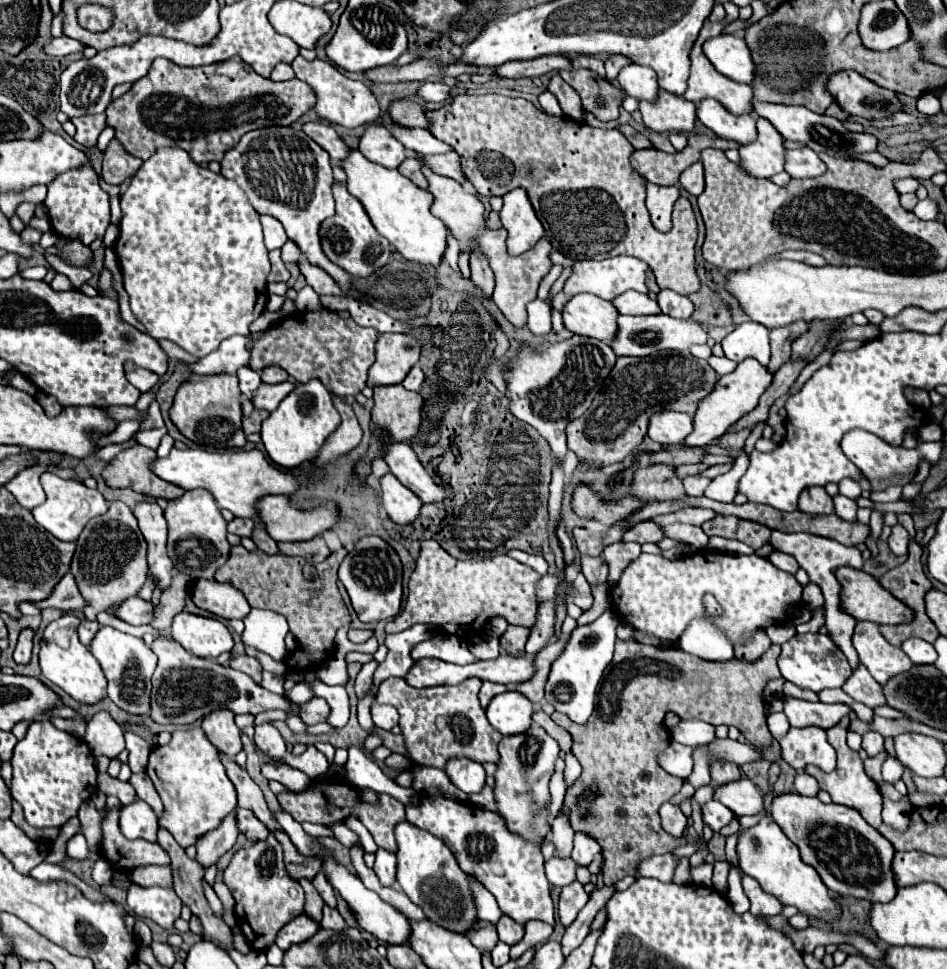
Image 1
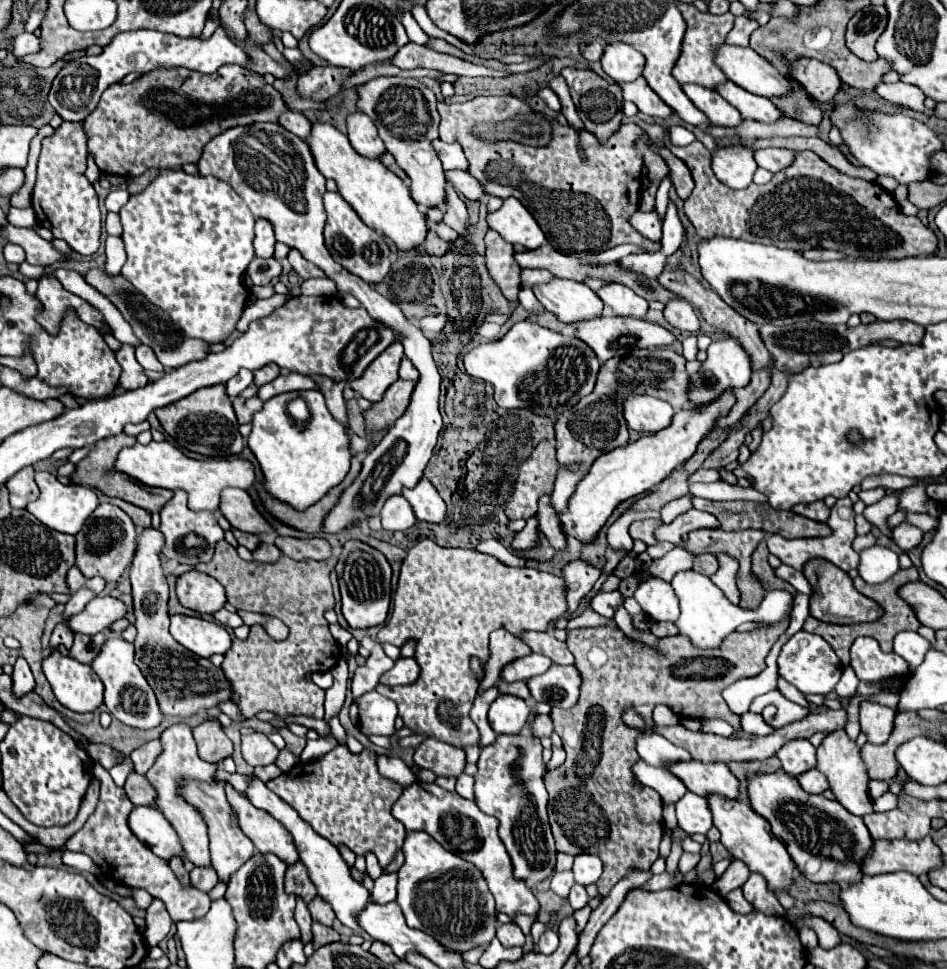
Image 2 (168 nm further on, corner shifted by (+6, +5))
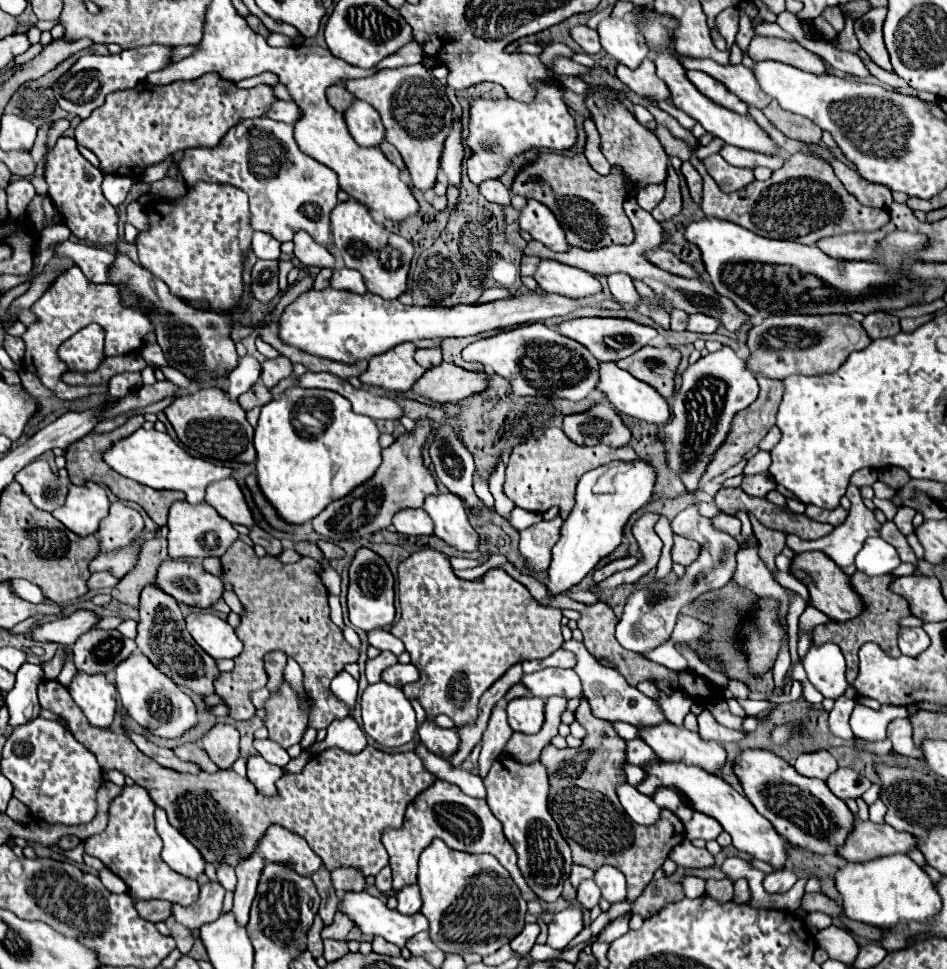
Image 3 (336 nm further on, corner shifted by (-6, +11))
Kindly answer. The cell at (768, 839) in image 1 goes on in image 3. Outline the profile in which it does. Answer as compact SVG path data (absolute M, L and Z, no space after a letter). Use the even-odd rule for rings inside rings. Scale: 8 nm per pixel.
M656 759L652 765L644 765L642 769L646 771L646 777L636 787L642 795L654 797L656 789L660 789L660 787L676 789L690 803L690 807L694 811L720 821L722 829L732 837L732 845L738 851L744 851L744 853L752 855L754 859L762 859L762 861L770 863L774 869L784 867L784 863L788 859L786 857L786 841L776 833L776 829L770 825L770 821L766 817L762 817L760 813L756 813L756 809L746 801L746 797L736 793L724 779L720 779L718 775L712 775L696 765L662 761L662 759Z

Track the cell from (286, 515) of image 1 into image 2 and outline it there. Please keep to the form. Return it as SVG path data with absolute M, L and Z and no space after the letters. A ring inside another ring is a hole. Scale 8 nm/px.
M228 489L224 491L224 499L220 503L220 513L230 521L232 527L246 533L272 533L274 527L260 515L254 501L244 489Z

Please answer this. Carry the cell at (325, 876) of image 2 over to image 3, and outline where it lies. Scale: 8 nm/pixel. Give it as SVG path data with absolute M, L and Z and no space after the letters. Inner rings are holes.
M252 755L246 759L248 765L248 779L260 789L262 793L276 793L276 781L282 777L282 769L264 761L260 755Z

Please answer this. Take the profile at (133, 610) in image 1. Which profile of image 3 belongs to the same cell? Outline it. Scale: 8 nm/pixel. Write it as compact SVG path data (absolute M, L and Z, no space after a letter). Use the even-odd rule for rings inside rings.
M76 611L68 617L32 627L30 637L38 643L58 643L58 645L74 645L76 639L92 629L92 625L100 617L92 611Z

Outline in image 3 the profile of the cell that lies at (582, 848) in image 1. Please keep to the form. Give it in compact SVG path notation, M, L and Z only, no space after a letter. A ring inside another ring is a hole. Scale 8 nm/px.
M610 865L600 867L600 869L594 873L594 881L596 881L596 885L600 887L602 897L604 897L610 905L626 901L626 879L624 879L624 875L622 875L618 869L614 869L614 867L610 867Z

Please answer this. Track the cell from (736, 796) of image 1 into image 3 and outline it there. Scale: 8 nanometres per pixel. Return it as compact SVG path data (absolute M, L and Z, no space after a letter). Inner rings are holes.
M668 721L652 727L638 727L638 737L650 745L658 757L700 765L708 769L708 773L716 773L726 761L726 751L720 743L704 741L698 733Z

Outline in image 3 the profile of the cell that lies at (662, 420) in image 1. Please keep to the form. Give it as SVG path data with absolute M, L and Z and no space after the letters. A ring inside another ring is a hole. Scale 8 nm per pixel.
M600 363L600 379L598 379L596 389L602 391L608 397L610 405L620 413L644 419L644 421L654 423L654 425L668 423L668 419L670 419L670 407L660 397L660 393L656 393L656 389L652 389L650 385L646 385L642 381L636 381L636 377L632 377L630 373L620 369L616 363Z

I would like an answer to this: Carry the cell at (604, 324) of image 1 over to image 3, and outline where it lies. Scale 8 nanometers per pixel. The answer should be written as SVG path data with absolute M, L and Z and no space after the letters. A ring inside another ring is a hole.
M540 259L534 279L546 293L558 293L572 299L602 295L600 281L594 275L552 259Z

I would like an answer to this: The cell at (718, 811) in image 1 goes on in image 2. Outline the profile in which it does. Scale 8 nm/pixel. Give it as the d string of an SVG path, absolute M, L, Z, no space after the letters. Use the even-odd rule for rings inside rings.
M686 793L678 803L676 803L676 817L678 825L686 833L708 833L712 827L712 811L708 807L708 799L700 797L696 793Z

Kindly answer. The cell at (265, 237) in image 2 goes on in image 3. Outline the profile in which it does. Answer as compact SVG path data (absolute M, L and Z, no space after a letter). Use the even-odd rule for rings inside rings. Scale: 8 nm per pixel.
M254 233L252 237L252 251L258 259L278 259L280 257L280 243L266 233Z

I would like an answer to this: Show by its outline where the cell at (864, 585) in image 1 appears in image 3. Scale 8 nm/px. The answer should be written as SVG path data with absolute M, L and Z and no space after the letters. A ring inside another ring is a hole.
M808 551L808 553L794 555L790 573L806 585L808 603L818 611L822 611L824 615L828 615L832 621L838 621L838 623L850 621L852 617L856 617L856 613L860 613L860 601L856 601L856 595L852 593L852 589L848 589L848 575L824 553Z

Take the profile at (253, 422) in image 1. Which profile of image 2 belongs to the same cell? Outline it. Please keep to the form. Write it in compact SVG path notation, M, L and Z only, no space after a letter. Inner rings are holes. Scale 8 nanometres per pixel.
M236 397L232 403L234 403L234 411L236 411L236 417L238 417L238 423L240 423L240 425L250 423L252 415L254 415L256 411L260 411L262 405L264 405L258 397L252 397L252 399Z

